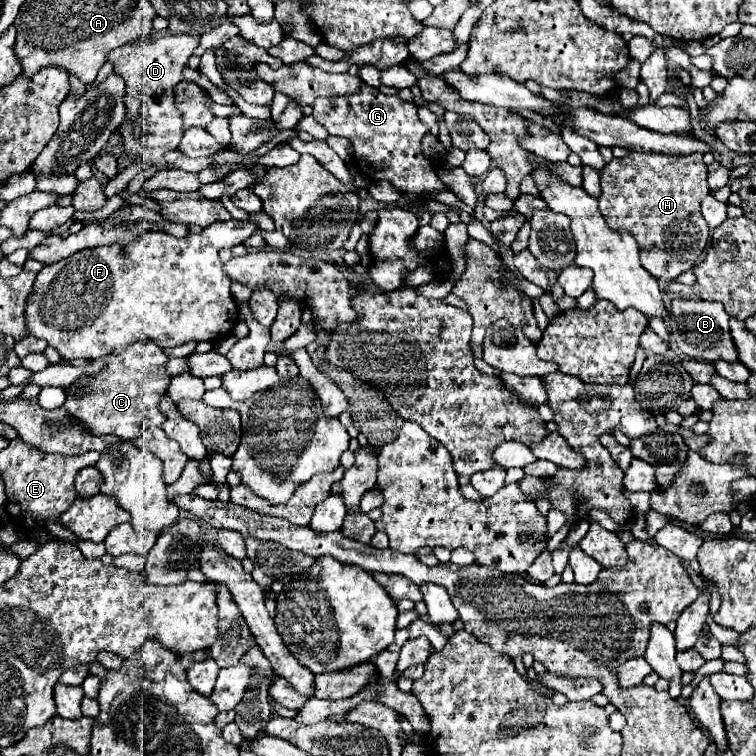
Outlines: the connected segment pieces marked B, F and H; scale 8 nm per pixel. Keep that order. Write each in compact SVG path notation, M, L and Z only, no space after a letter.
M674 297L670 307L670 319L668 319L672 323L670 335L674 343L680 347L680 351L692 359L704 359L708 363L716 363L716 361L734 363L738 361L738 351L728 329L728 319L730 317L726 315L724 307L720 307L720 303Z
M230 219L230 221L212 223L210 227L202 229L202 233L186 235L182 239L178 239L174 235L168 235L164 231L148 231L148 233L136 237L128 245L112 243L112 245L104 245L104 247L92 247L88 251L78 251L76 255L70 255L68 259L60 259L58 263L46 265L36 275L32 295L28 295L28 303L26 303L26 309L24 309L24 319L28 323L28 333L48 341L48 345L54 347L62 355L62 359L66 359L66 361L70 361L70 359L96 359L96 357L104 357L108 353L118 353L128 343L138 341L138 339L154 339L160 347L176 347L176 345L182 345L182 343L190 343L190 341L194 341L194 343L202 343L202 341L218 343L218 341L222 341L224 337L228 337L232 333L232 329L236 325L236 319L238 319L238 305L236 305L236 299L234 299L234 295L230 291L232 279L228 279L228 275L224 275L224 265L222 265L218 253L220 253L220 249L230 249L230 247L234 247L238 243L244 243L244 239L248 239L256 231L256 227L258 225L252 223L252 221Z
M632 151L622 159L612 159L602 169L602 195L600 195L600 213L606 219L608 227L616 231L628 231L640 247L642 267L656 279L674 281L684 271L692 269L702 251L708 245L710 227L704 223L700 213L700 201L708 195L706 183L706 165L702 153L692 155L660 155L660 153L638 153Z

